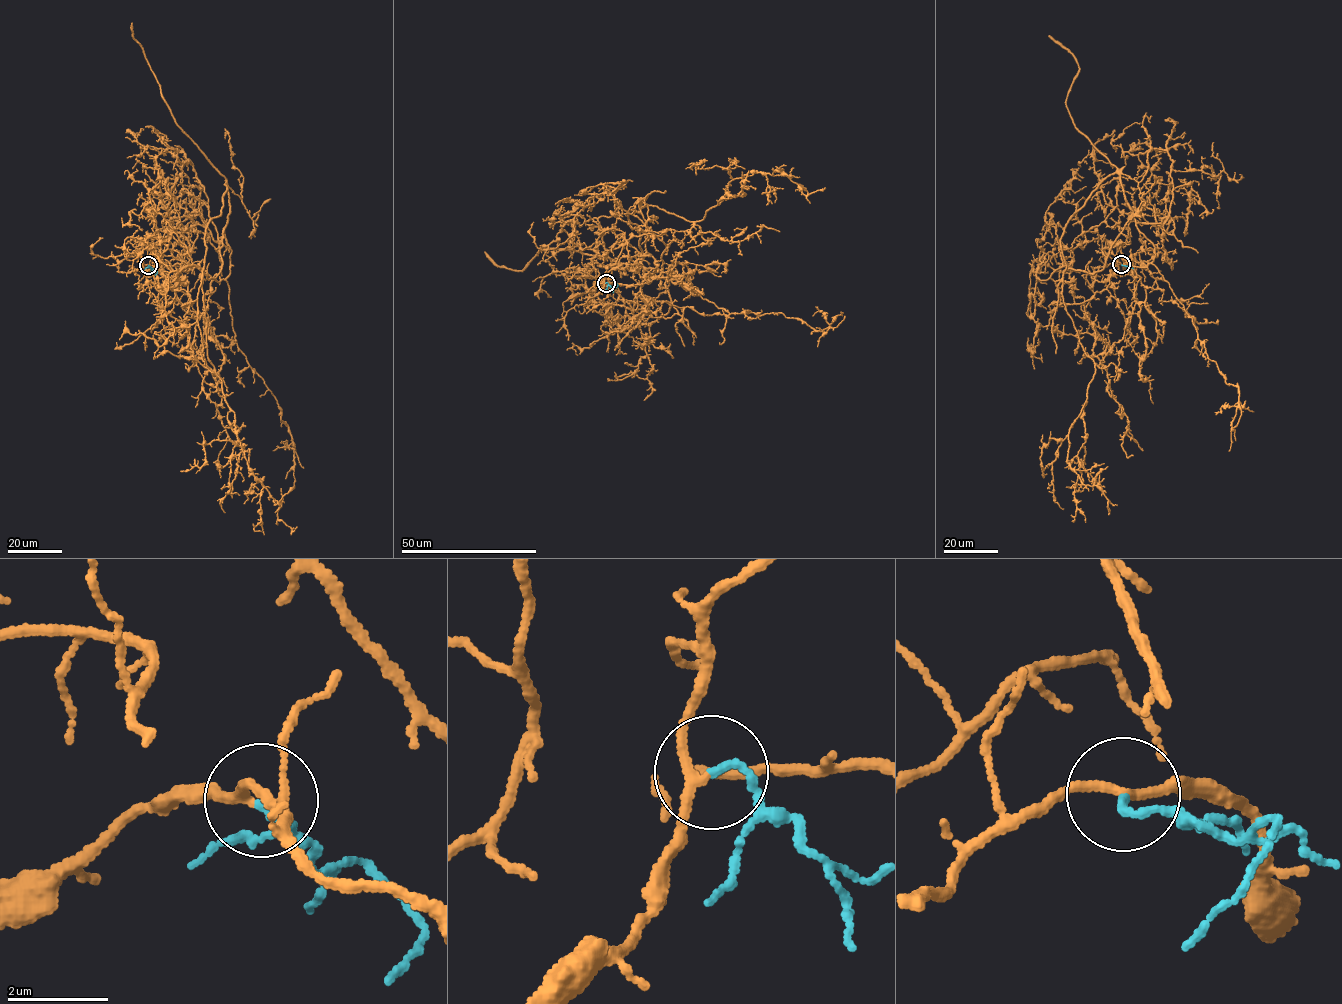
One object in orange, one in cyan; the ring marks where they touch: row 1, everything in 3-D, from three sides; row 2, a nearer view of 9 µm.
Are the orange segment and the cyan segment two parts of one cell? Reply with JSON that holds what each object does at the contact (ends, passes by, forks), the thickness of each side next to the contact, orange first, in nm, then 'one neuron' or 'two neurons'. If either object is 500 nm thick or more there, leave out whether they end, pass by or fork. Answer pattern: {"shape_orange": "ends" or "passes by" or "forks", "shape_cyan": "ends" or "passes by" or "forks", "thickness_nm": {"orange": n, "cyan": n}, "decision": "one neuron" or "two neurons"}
{"shape_orange": "passes by", "shape_cyan": "ends", "thickness_nm": {"orange": 160, "cyan": 150}, "decision": "one neuron"}

